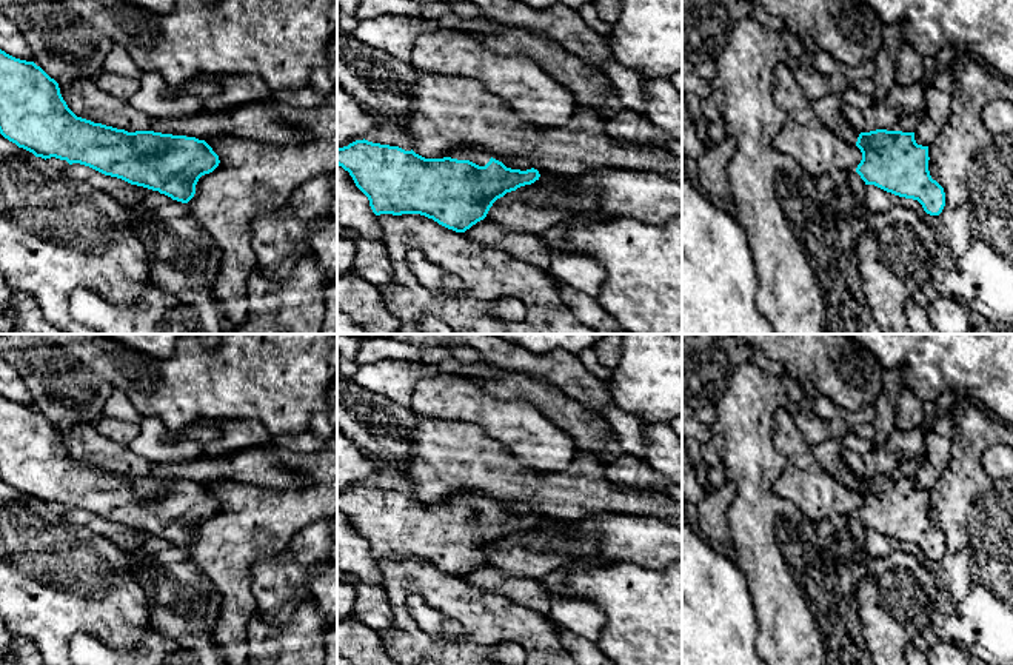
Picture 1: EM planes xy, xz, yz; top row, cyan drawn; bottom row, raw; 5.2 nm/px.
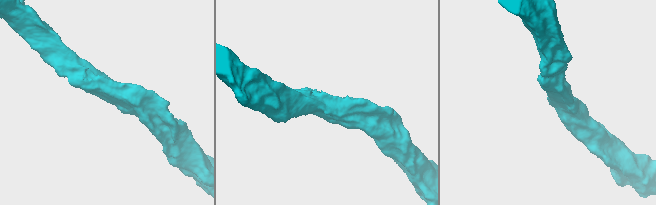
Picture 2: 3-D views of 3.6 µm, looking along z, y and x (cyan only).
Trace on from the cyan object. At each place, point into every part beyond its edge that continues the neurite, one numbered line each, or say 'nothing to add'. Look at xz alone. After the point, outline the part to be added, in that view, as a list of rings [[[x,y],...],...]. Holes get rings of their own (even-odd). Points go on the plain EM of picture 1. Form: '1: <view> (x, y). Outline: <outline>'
1: xz (478, 501). Outline: [[[450,491],[446,500],[457,505],[470,505],[479,511],[485,511],[491,503],[486,496],[476,491]]]

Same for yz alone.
1: yz (829, 454). Outline: [[[828,439],[824,443],[811,446],[811,453],[821,463],[821,466],[836,480],[839,480],[848,490],[856,490],[859,479],[848,470],[848,466],[842,460],[844,448],[845,446],[842,445],[842,442]]]

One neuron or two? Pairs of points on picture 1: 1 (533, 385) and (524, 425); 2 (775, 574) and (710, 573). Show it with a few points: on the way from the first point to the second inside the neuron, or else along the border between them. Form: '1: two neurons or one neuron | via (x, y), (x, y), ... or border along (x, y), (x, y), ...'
1: two neurons | border along (493, 394), (502, 399), (524, 399), (556, 425)
2: two neurons | border along (732, 558), (748, 584), (753, 610)

